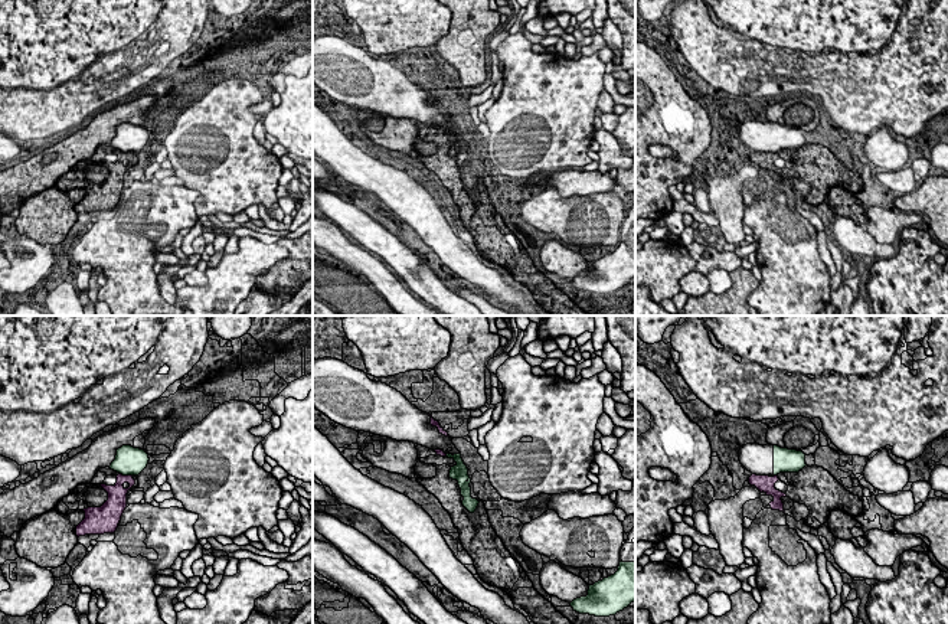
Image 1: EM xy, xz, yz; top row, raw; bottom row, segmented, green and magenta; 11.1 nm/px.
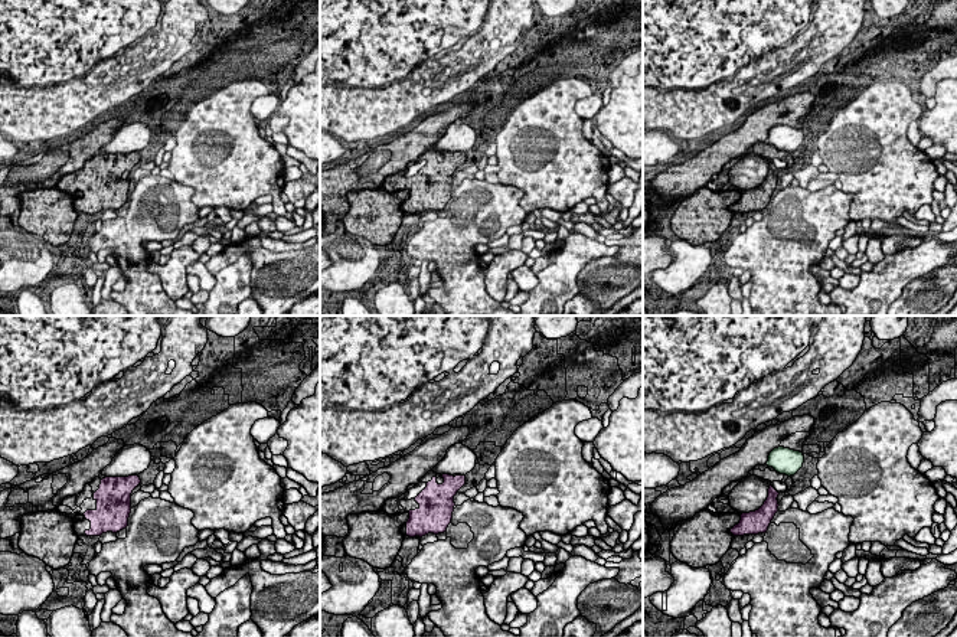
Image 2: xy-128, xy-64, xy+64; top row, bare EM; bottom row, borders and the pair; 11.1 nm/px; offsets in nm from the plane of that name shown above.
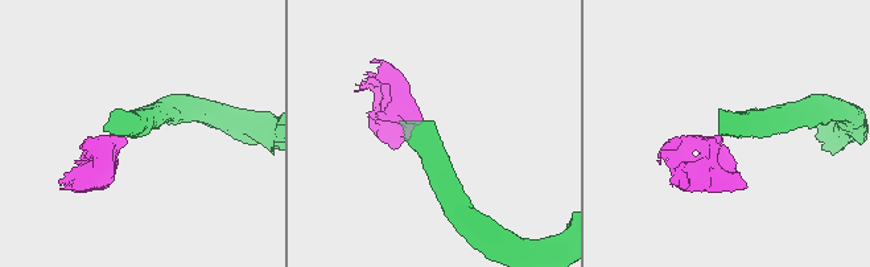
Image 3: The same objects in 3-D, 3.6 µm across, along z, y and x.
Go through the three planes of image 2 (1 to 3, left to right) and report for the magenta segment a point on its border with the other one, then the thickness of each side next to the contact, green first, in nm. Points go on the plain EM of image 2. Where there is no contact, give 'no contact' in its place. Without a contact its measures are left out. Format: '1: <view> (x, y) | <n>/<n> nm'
1: no contact
2: no contact
3: no contact

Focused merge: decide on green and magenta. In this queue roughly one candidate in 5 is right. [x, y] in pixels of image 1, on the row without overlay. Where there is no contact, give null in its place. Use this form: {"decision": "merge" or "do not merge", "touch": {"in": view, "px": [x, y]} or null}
{"decision": "do not merge", "touch": {"in": "xy", "px": [126, 152]}}

